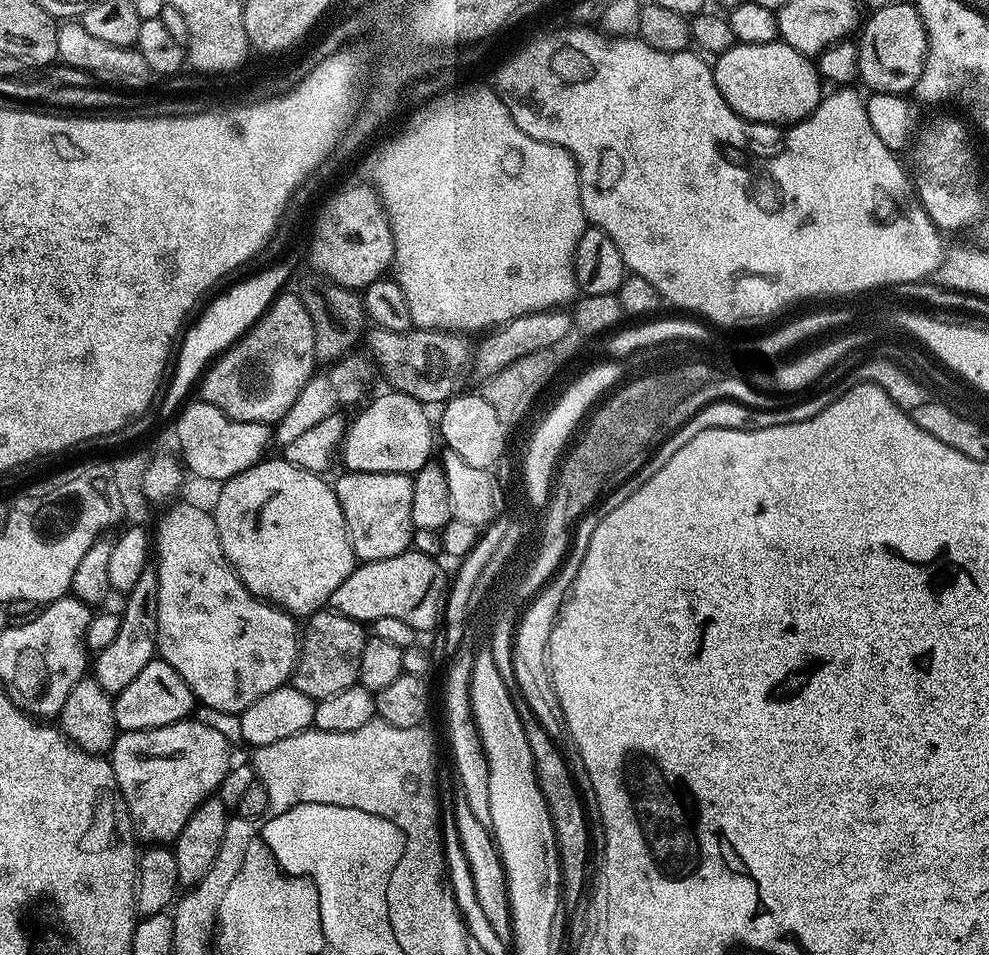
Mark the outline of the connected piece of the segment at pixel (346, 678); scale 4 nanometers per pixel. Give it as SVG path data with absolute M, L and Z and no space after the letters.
M321 610L314 615L307 617L305 626L302 628L302 635L298 640L298 651L296 654L296 668L292 671L290 681L291 687L302 690L311 700L321 700L330 698L330 694L338 694L341 690L346 690L350 686L358 683L360 675L358 666L362 662L362 646L366 639L366 628L361 621L352 620L348 616L343 616L340 612L331 610Z

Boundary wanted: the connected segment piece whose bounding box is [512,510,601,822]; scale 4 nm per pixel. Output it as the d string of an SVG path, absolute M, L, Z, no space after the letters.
M589 510L580 517L574 528L574 535L571 537L568 551L552 579L535 593L531 603L524 609L523 615L519 617L516 625L514 639L512 641L512 665L516 675L515 687L526 698L534 718L546 730L546 734L556 744L557 748L564 753L564 760L568 763L568 771L571 772L577 788L580 789L580 799L584 801L584 811L589 821L599 821L600 811L594 794L594 786L590 786L590 774L586 774L586 766L582 766L582 754L578 754L578 746L568 733L568 727L564 721L564 715L560 709L558 698L552 689L552 682L548 678L548 643L550 634L556 625L556 619L560 616L560 609L564 607L566 594L572 591L572 583L578 578L578 570L582 566L582 558L586 558L586 546L590 546L590 538L598 526L601 513L596 510Z

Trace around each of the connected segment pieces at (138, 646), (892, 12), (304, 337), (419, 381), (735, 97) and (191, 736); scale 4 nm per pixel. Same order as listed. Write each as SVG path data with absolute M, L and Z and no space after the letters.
M155 571L144 572L138 578L134 590L126 593L128 600L120 612L120 625L118 626L118 638L106 646L106 650L95 653L96 679L109 694L115 694L126 690L134 678L138 678L142 666L150 662L157 655L156 651L156 623L158 622L158 578Z
M893 2L890 6L882 6L871 13L872 17L865 19L862 31L859 33L858 47L856 50L856 71L858 80L872 92L894 92L908 94L913 91L918 78L924 69L924 59L928 53L928 35L924 29L924 23L915 3L900 4Z
M280 294L235 344L216 356L199 385L203 403L222 410L231 420L279 422L317 371L314 326L299 295Z
M369 327L366 332L368 352L374 363L380 367L384 380L393 392L410 394L419 404L425 406L443 405L452 399L457 391L460 371L470 360L470 344L463 335L455 332L437 332L431 328L413 327L407 332L395 332L385 328Z
M779 39L769 44L735 43L730 50L715 57L711 65L712 77L726 102L742 118L753 120L759 124L778 124L787 126L805 120L812 114L822 99L820 84L822 77L817 65L809 57L804 56L794 46L781 42Z
M195 718L166 726L120 732L110 759L116 781L134 825L137 841L164 846L175 841L190 814L219 789L230 767L229 737L218 734Z

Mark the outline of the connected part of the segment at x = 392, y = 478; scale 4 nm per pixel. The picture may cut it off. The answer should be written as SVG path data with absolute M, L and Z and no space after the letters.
M341 471L341 476L334 480L336 497L342 506L342 514L346 522L348 537L357 561L381 560L394 558L398 554L412 548L412 503L414 490L412 476L409 474L378 474L377 472L349 472Z

